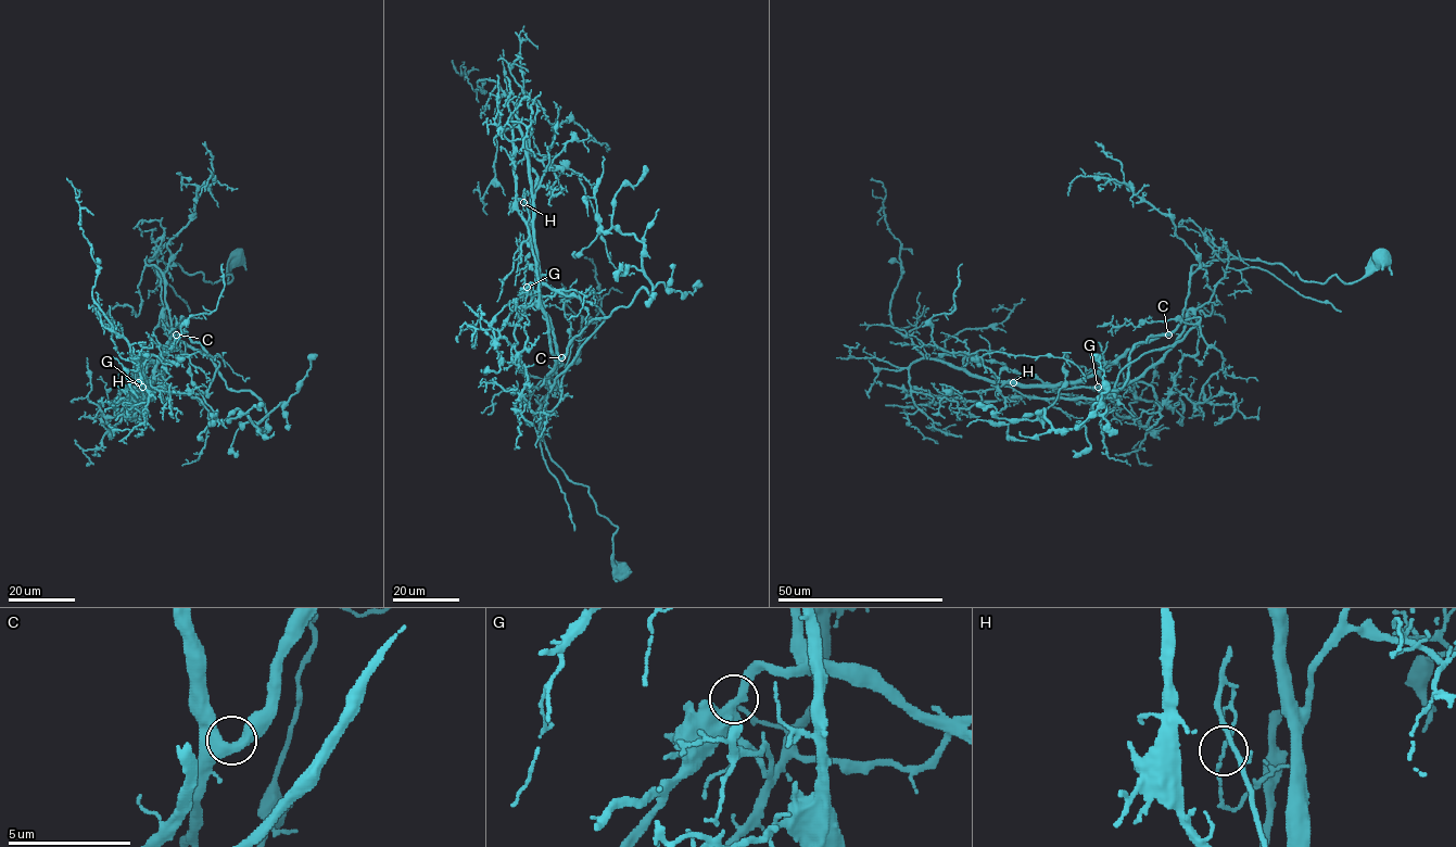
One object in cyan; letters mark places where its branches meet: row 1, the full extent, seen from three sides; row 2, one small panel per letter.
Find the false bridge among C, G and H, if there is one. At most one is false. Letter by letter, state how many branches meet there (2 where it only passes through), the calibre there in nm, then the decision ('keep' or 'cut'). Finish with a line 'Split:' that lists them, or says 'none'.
C: branches 2; calibre 480 nm; keep
G: branches 2; calibre 460 nm; keep
H: branches 2; calibre 120 nm; cut
Split: H

